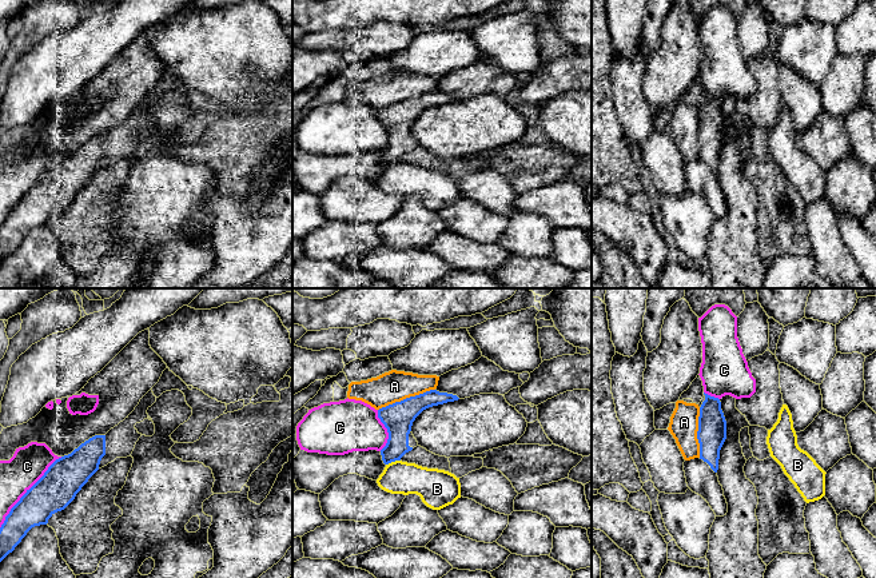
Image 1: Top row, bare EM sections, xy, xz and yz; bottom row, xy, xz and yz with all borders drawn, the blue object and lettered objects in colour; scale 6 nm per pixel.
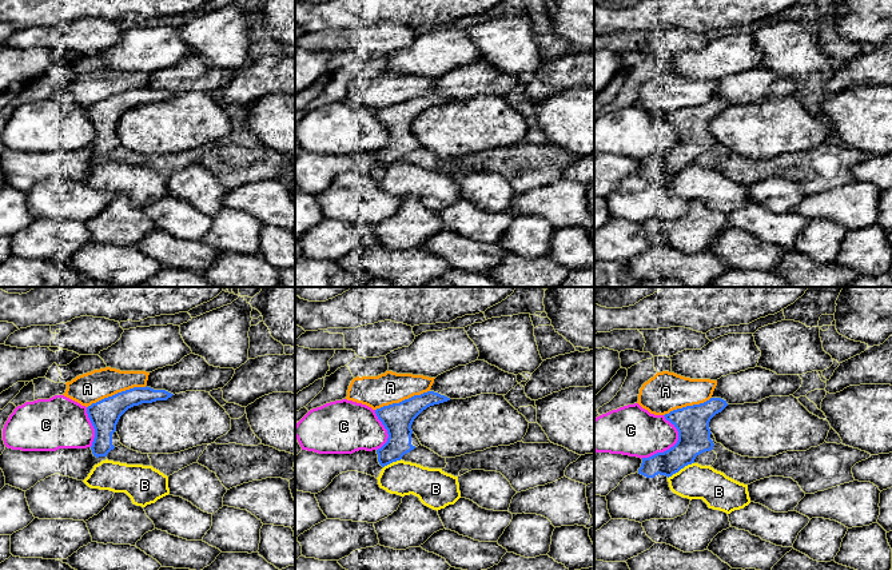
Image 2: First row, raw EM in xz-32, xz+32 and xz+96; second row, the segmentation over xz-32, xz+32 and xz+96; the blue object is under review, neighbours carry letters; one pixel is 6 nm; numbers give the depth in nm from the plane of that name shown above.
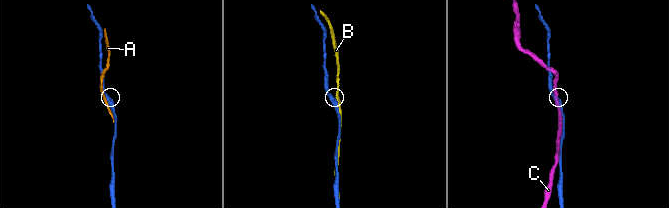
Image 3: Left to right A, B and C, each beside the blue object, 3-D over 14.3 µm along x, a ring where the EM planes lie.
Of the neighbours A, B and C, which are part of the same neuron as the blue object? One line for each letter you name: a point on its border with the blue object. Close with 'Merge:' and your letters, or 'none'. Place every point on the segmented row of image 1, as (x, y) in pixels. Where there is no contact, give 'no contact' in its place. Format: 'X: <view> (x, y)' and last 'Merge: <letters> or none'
Merge: none

